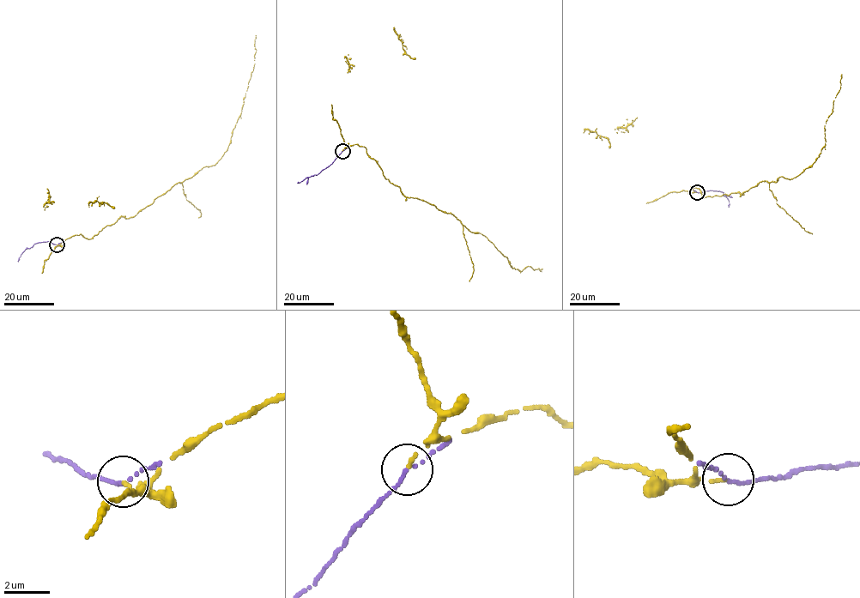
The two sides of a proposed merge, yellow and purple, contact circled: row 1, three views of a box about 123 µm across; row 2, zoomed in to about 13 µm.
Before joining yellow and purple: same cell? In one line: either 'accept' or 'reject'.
accept

